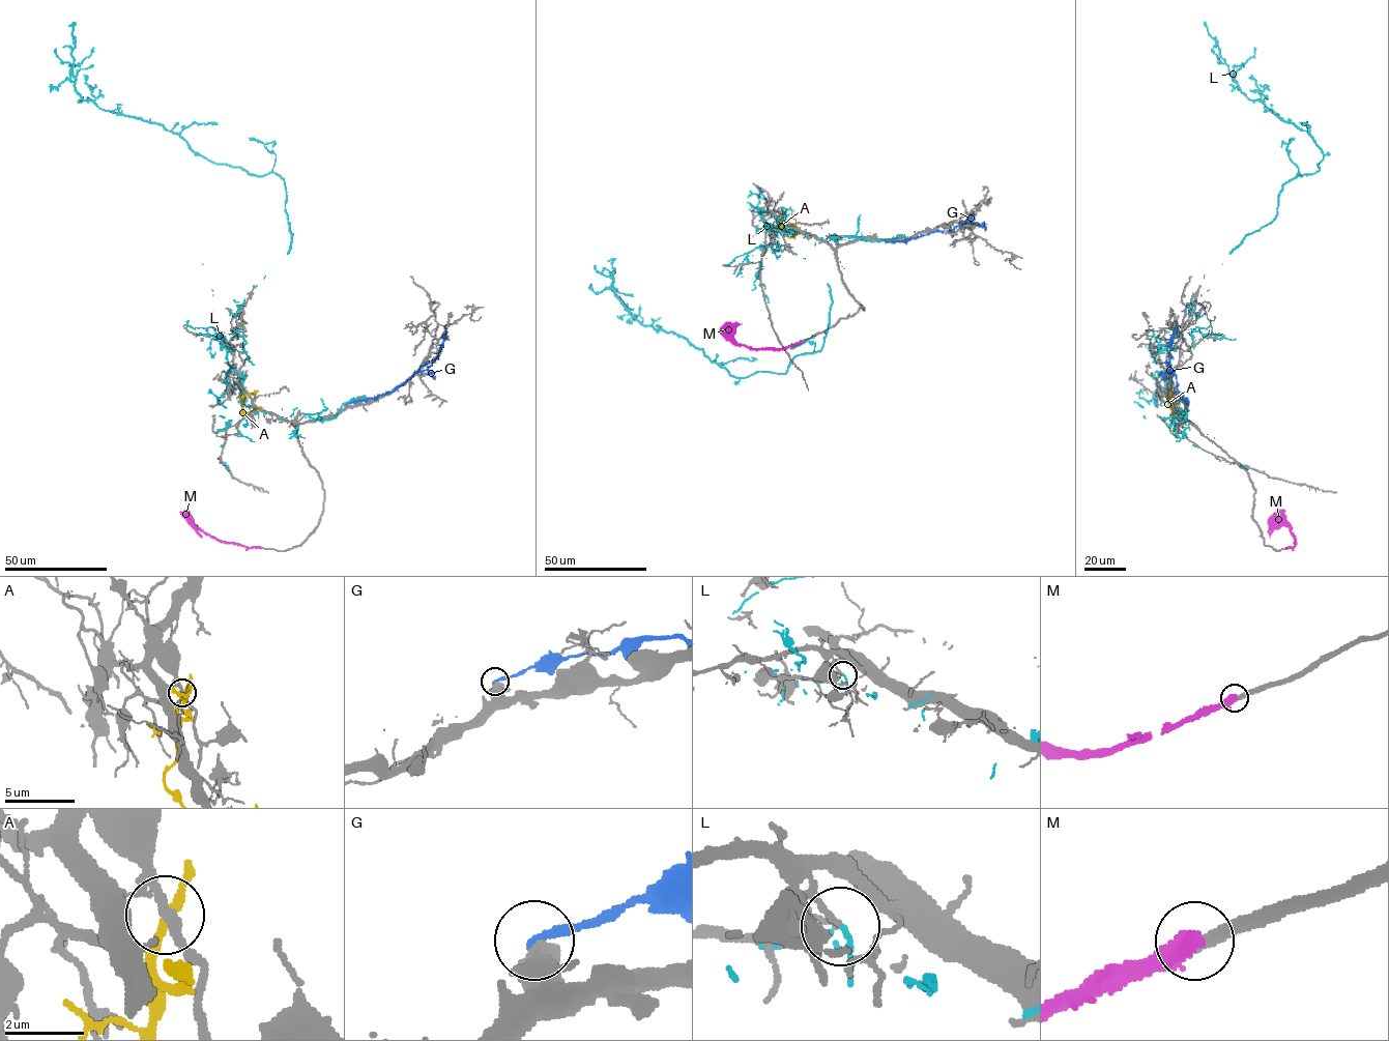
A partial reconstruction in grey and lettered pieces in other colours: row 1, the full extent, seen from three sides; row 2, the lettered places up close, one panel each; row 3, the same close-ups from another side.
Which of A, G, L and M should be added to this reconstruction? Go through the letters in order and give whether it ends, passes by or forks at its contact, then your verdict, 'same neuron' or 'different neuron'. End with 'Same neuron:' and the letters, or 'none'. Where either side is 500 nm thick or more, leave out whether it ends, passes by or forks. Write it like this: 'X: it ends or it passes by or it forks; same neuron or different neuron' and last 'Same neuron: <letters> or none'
A: it passes by; different neuron
G: different neuron
L: it ends; different neuron
M: it ends; same neuron
Same neuron: M

